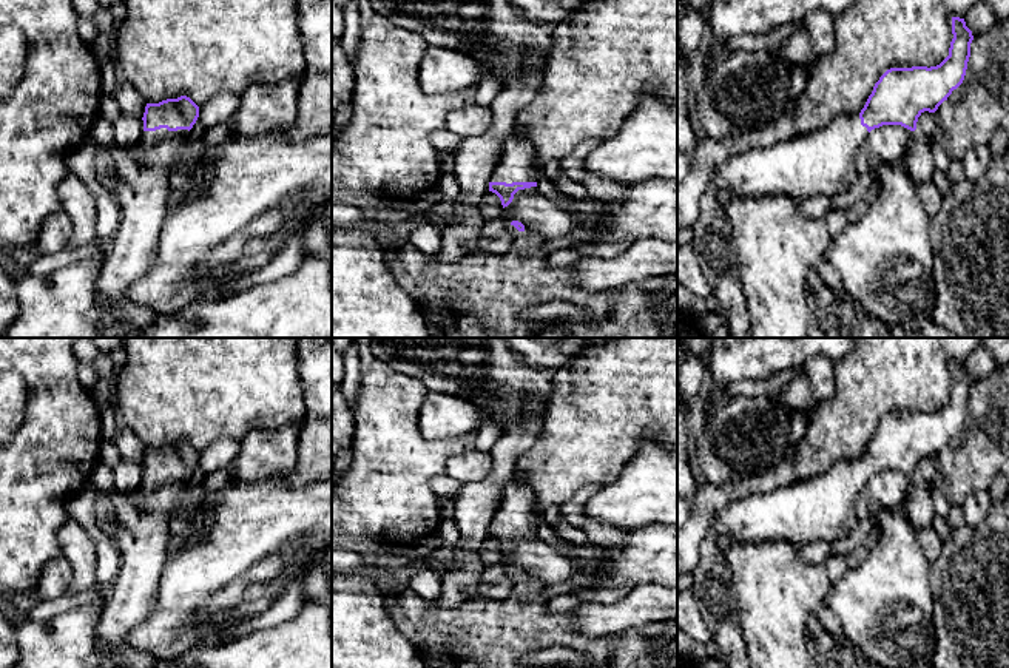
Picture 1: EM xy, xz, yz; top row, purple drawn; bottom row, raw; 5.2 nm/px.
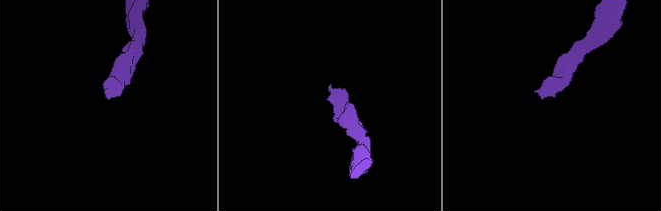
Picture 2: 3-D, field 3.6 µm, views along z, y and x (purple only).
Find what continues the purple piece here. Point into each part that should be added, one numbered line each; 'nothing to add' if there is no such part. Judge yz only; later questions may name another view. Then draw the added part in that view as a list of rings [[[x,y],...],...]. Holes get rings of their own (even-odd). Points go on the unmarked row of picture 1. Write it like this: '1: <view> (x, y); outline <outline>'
1: yz (823, 508); outline [[[859,460],[838,461],[816,477],[730,501],[713,517],[711,537],[750,543],[832,543],[858,525],[856,500],[867,481]]]

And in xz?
1: xz (517, 508); outline [[[512,477],[504,486],[491,528],[537,528],[537,517],[534,491],[520,478]]]

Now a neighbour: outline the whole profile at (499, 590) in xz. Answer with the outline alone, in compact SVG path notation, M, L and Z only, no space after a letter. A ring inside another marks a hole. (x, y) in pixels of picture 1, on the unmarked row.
M509 571L501 580L494 583L478 582L475 595L501 600L512 594L512 586L515 585L518 575Z

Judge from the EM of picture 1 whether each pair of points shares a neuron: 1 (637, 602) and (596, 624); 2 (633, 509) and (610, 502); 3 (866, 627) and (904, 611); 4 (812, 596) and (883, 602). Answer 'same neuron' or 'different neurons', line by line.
1: same neuron
2: same neuron
3: same neuron
4: different neurons

